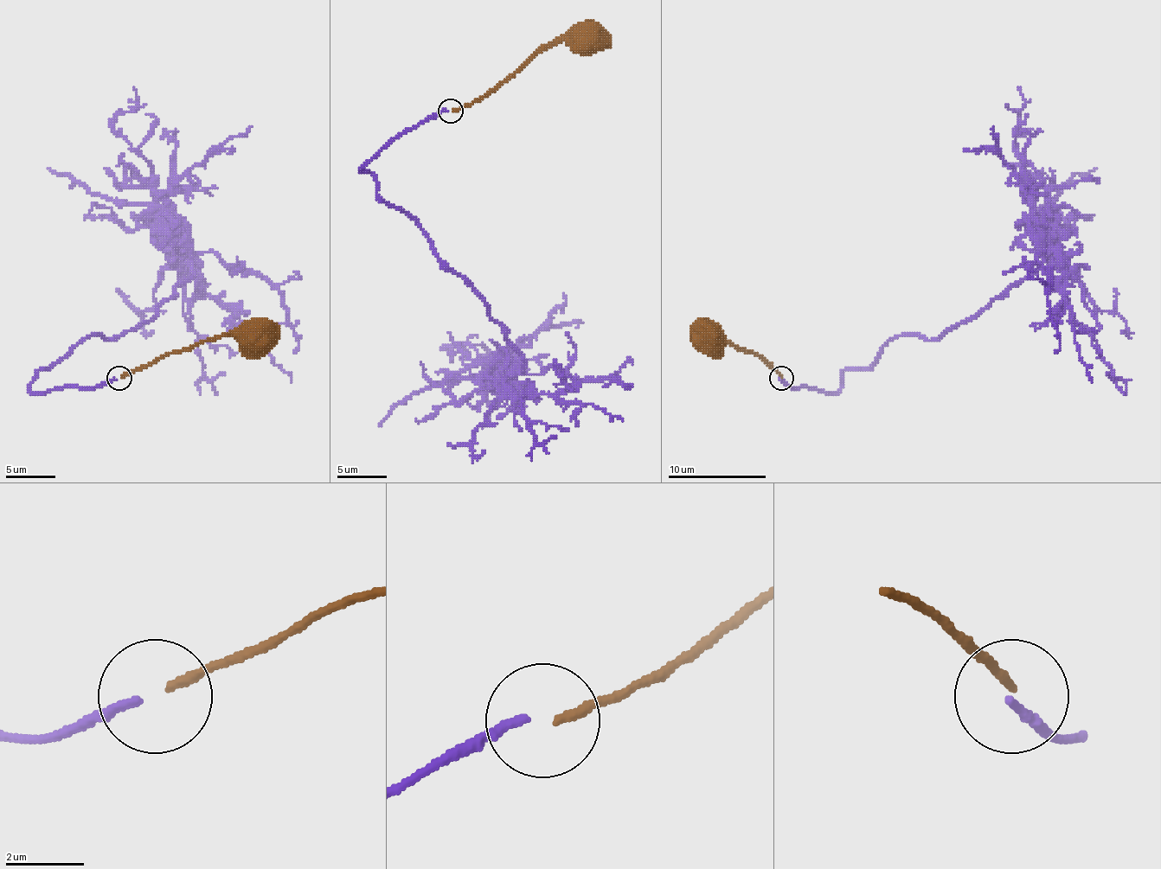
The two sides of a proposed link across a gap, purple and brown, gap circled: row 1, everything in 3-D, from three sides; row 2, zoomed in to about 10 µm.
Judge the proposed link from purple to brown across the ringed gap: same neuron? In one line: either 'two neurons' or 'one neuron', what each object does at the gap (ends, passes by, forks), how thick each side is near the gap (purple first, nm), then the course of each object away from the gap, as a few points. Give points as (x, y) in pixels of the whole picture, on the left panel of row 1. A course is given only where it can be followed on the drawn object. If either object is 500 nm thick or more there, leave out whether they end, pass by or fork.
two neurons; purple ends; brown ends; calibres 220 and 240 nm; course purple (117, 380), (30, 387), (85, 338), (146, 323), (193, 274), (173, 205), (114, 129), (138, 102), (133, 87); course brown (121, 377), (165, 355), (212, 338), (237, 335), (249, 348), (257, 348), (261, 338)

